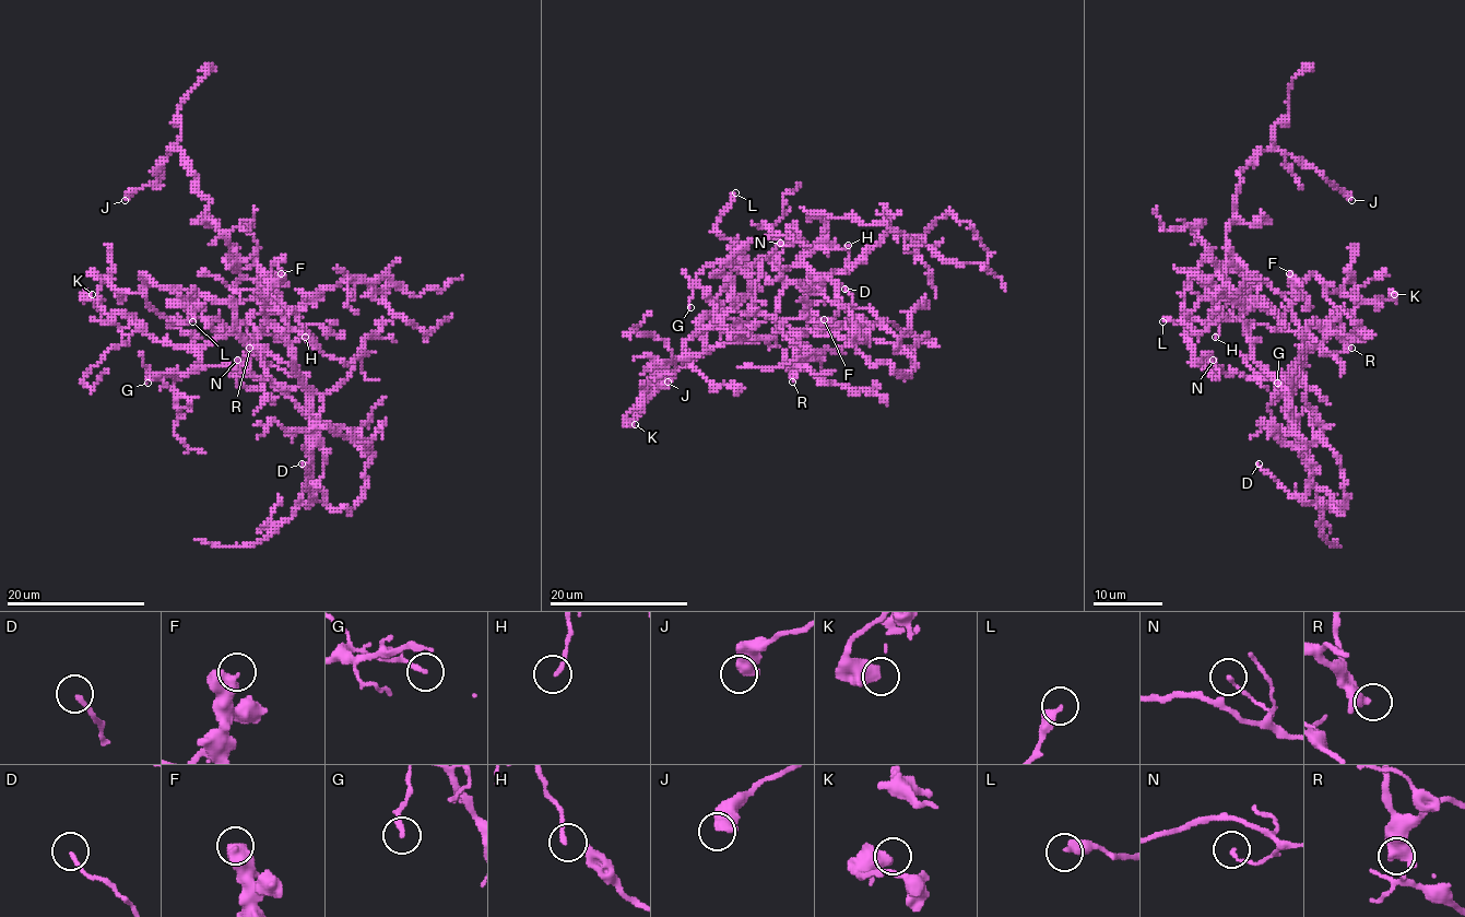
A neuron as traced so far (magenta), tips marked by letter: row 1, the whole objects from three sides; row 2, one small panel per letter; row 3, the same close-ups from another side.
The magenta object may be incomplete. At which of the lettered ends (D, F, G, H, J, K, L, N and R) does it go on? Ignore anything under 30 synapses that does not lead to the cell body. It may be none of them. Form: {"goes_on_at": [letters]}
{"goes_on_at": []}

